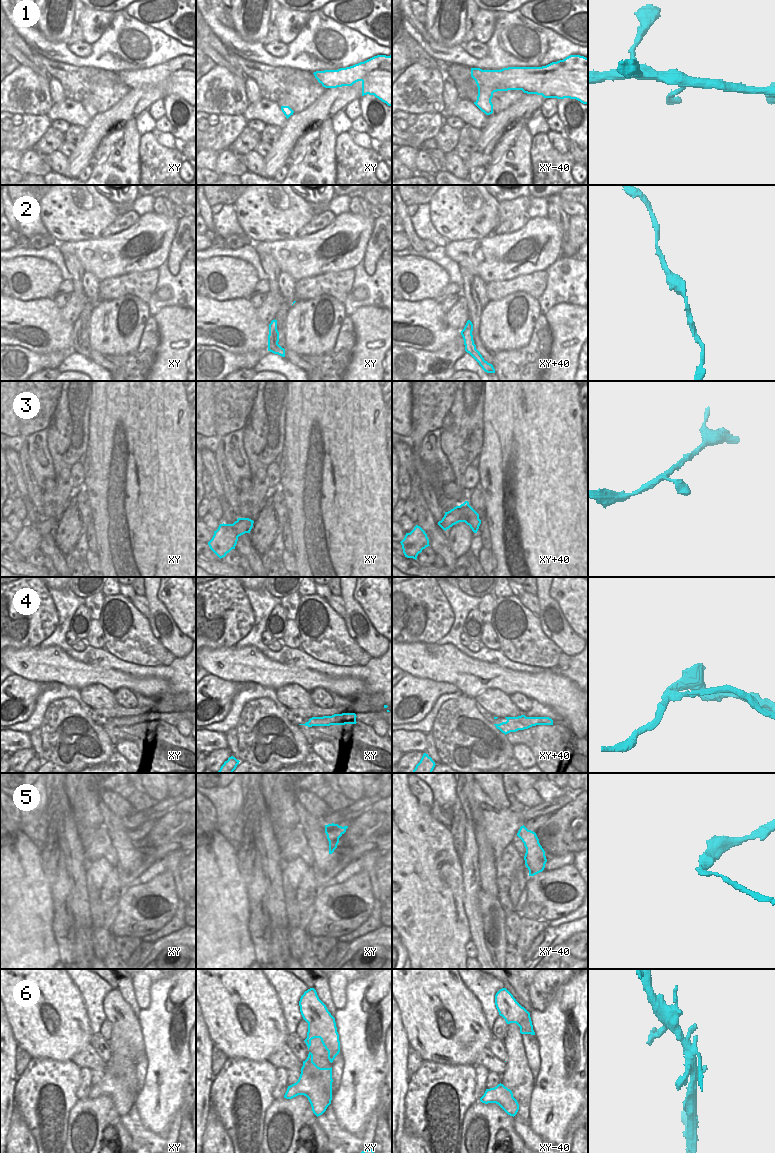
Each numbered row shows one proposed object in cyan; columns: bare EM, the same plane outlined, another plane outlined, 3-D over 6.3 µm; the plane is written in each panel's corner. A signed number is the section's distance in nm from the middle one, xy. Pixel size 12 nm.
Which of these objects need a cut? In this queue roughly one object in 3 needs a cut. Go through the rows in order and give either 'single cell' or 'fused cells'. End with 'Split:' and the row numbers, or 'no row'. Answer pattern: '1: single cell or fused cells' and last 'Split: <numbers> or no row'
1: single cell
2: single cell
3: single cell
4: fused cells
5: fused cells
6: single cell
Split: 4, 5

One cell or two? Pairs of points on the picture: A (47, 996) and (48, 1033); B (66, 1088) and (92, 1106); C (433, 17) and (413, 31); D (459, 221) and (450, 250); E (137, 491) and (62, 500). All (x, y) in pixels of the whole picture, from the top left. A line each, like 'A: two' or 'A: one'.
A: one
B: two
C: two
D: two
E: two

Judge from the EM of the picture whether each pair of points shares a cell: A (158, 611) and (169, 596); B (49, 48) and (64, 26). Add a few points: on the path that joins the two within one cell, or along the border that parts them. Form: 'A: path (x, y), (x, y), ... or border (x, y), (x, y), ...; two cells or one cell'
A: border (158, 587), (157, 598), (176, 624); two cells
B: border (38, 30), (51, 41), (63, 42); two cells

